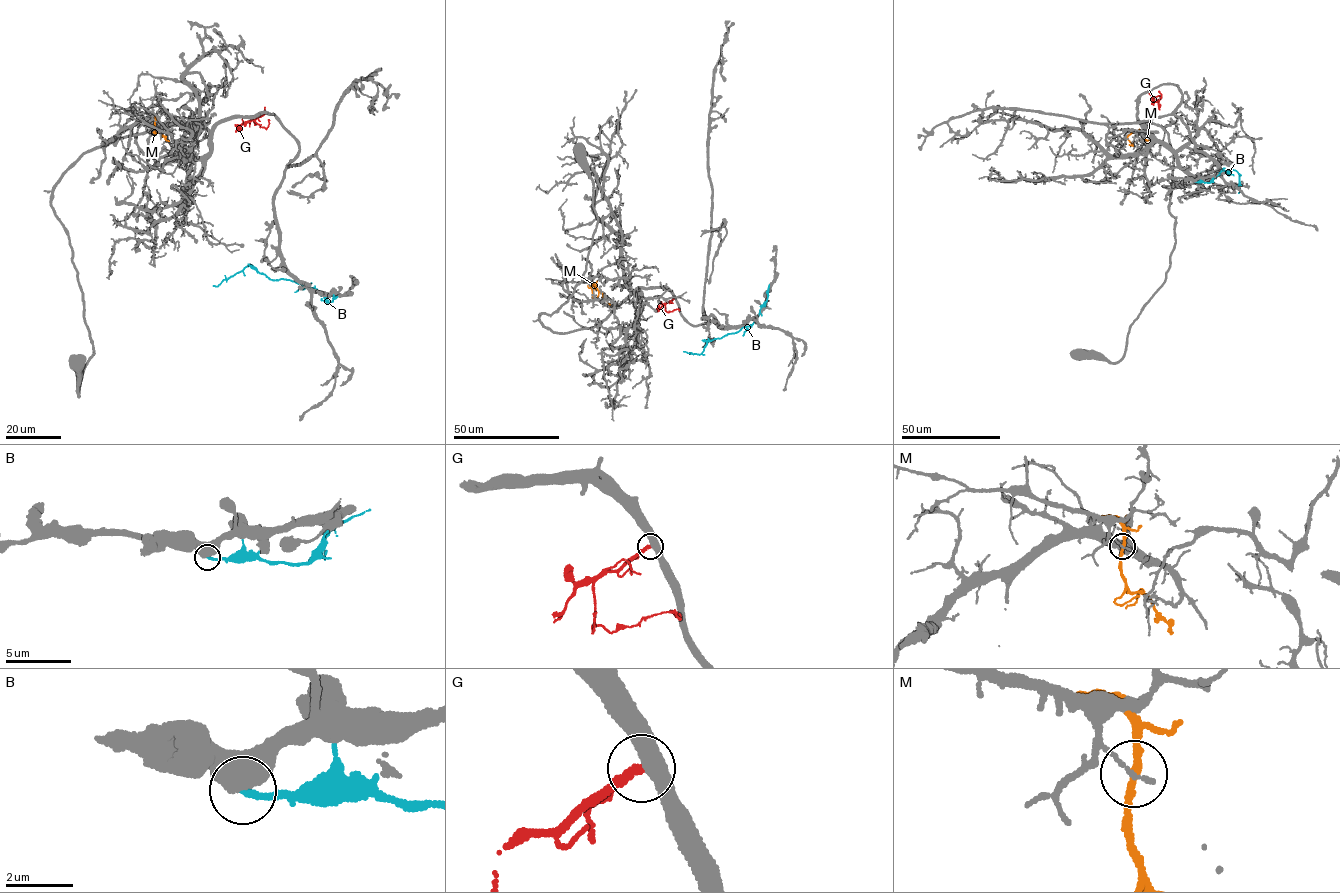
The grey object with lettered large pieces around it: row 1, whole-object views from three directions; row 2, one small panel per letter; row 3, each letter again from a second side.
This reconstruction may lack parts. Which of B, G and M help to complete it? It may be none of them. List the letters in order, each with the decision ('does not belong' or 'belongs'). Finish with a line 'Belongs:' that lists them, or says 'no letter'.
B: does not belong
G: does not belong
M: does not belong
Belongs: no letter

